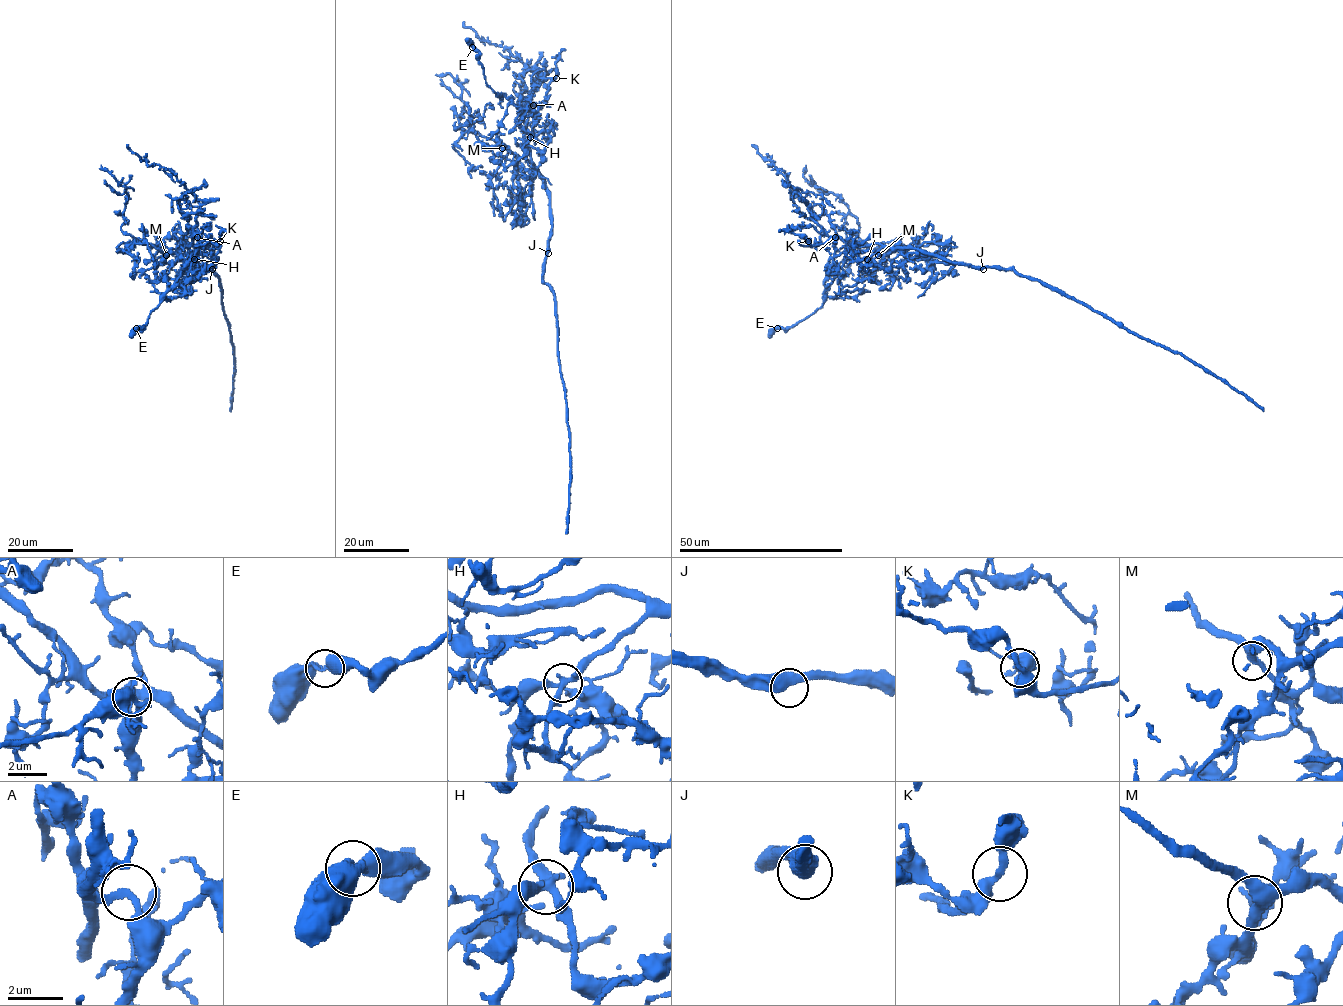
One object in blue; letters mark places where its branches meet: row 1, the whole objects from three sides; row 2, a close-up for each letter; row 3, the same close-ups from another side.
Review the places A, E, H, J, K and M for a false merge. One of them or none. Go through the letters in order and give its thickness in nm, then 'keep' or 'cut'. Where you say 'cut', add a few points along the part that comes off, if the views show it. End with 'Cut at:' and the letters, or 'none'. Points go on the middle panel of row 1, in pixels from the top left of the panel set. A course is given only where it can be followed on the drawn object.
A: 220 nm | cut | (533, 104), (525, 99), (517, 108), (502, 94), (495, 93), (486, 84), (480, 55), (467, 39)
E: 440 nm | keep
H: 320 nm | keep
J: 500 nm | keep
K: 300 nm | keep
M: 320 nm | keep
Cut at: A

